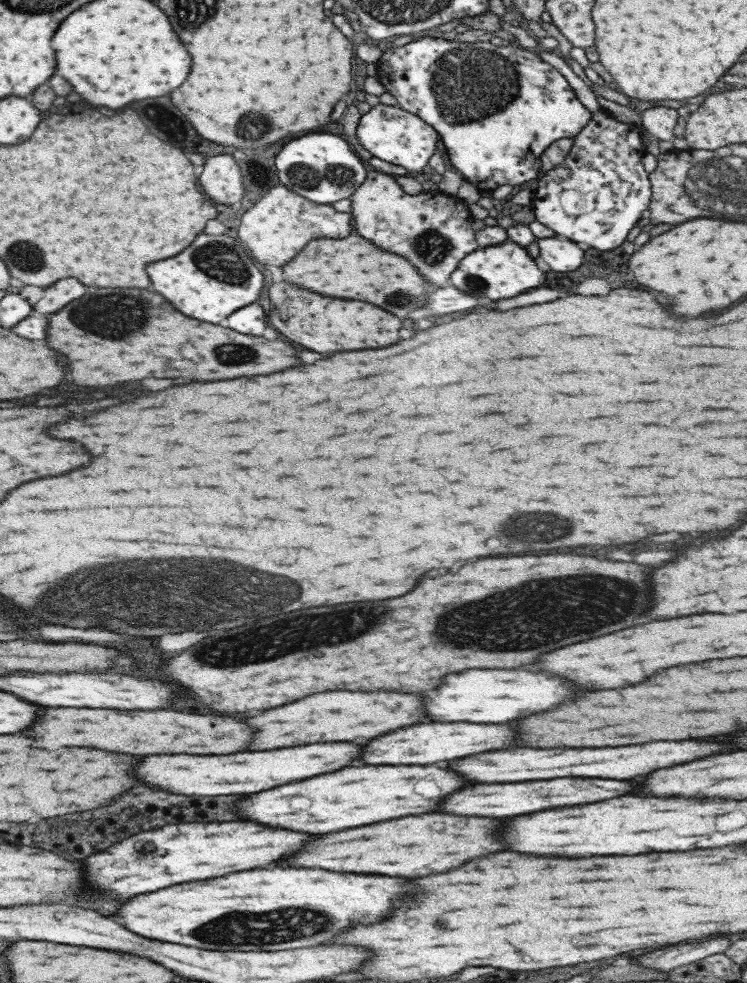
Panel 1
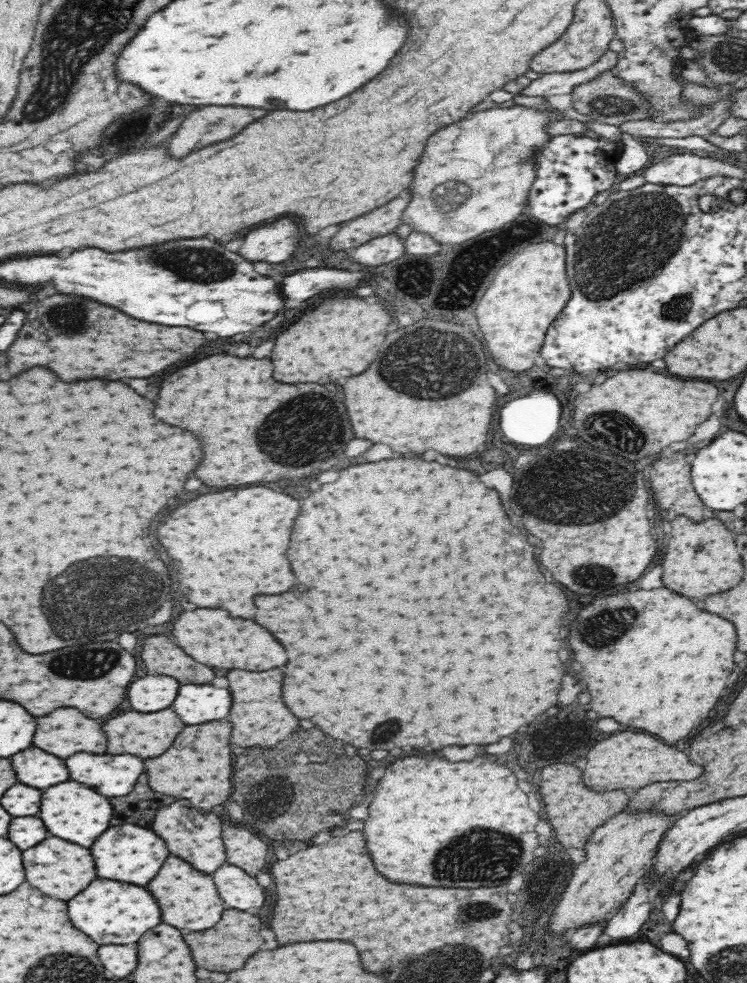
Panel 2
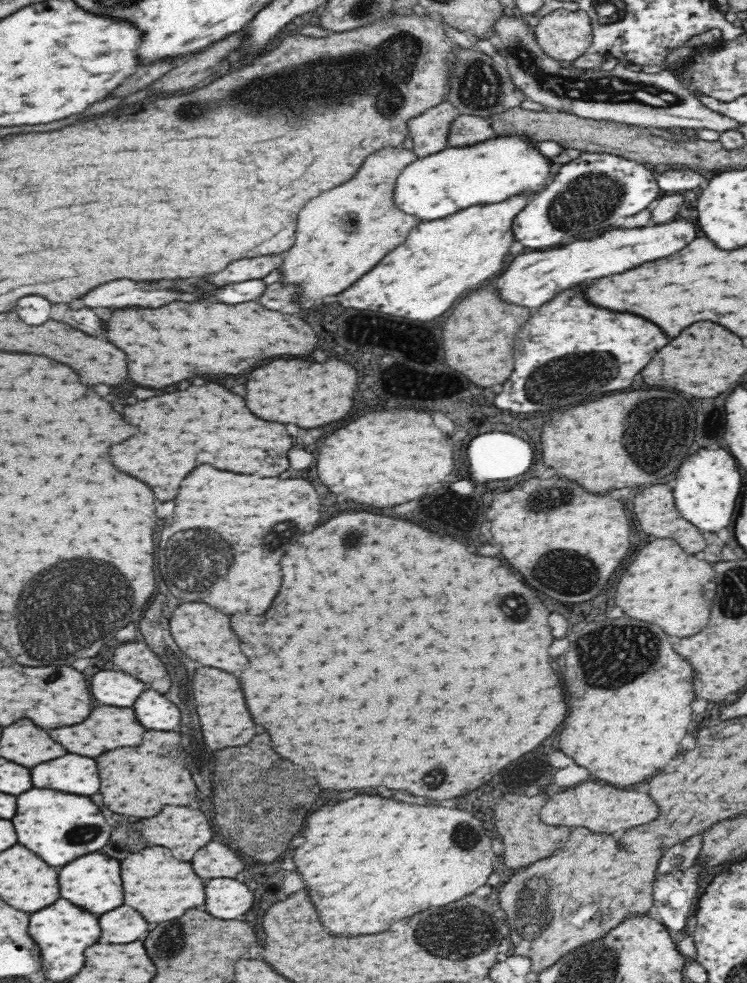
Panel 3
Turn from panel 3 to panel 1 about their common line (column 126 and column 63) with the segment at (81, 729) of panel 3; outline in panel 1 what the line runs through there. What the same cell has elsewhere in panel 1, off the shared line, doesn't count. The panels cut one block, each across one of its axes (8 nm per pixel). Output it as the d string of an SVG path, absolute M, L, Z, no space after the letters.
M45 708L41 720L37 720L27 736L33 738L37 748L55 750L57 746L91 746L107 752L121 754L227 754L241 752L251 742L251 728L247 728L241 720L233 720L233 716L215 716L215 714L185 714L175 710L151 710L151 712L117 712L117 710L91 710L91 708Z

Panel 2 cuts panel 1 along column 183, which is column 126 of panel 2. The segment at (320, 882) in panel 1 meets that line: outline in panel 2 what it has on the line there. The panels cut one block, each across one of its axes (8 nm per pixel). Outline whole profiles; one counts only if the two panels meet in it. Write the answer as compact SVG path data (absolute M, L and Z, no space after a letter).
M96 878L80 896L68 902L70 920L78 930L94 938L100 946L106 944L134 944L138 942L150 928L162 922L162 912L156 898L142 886L136 884L120 884L118 880Z

